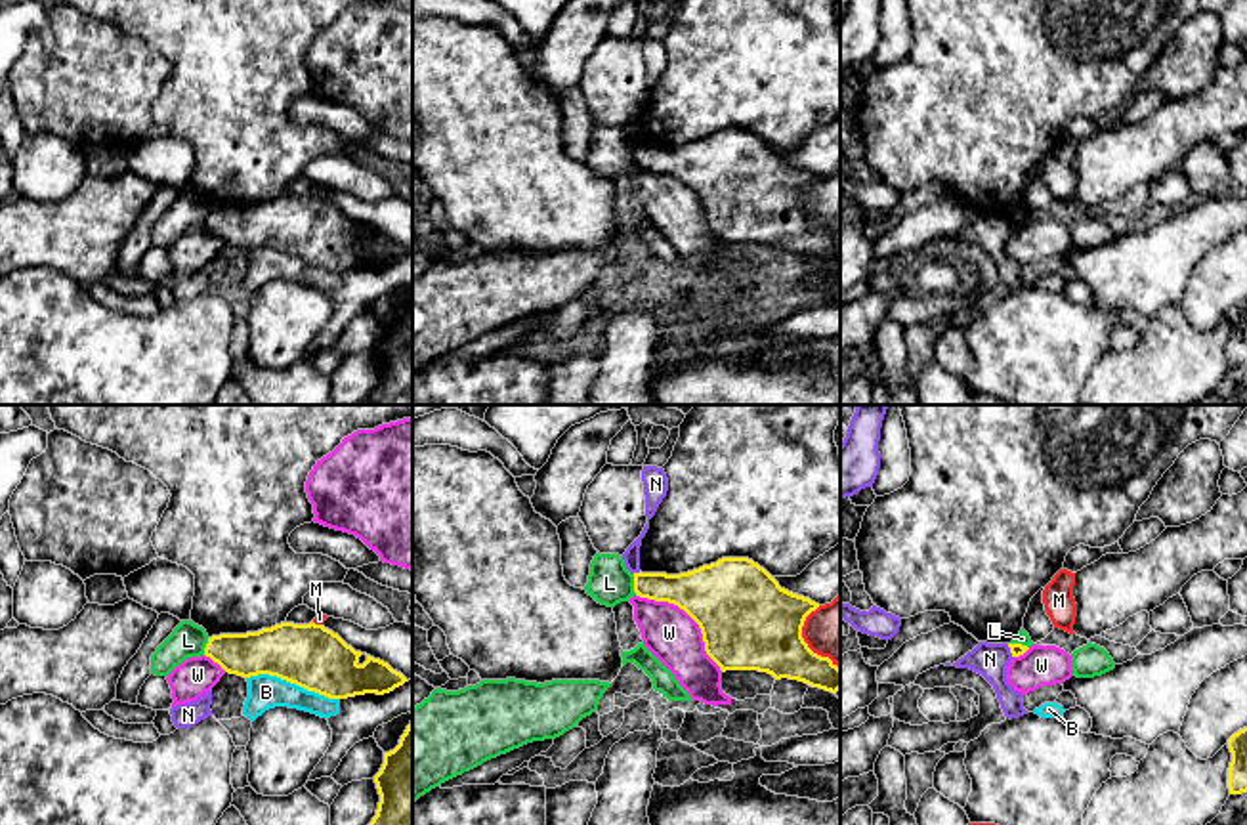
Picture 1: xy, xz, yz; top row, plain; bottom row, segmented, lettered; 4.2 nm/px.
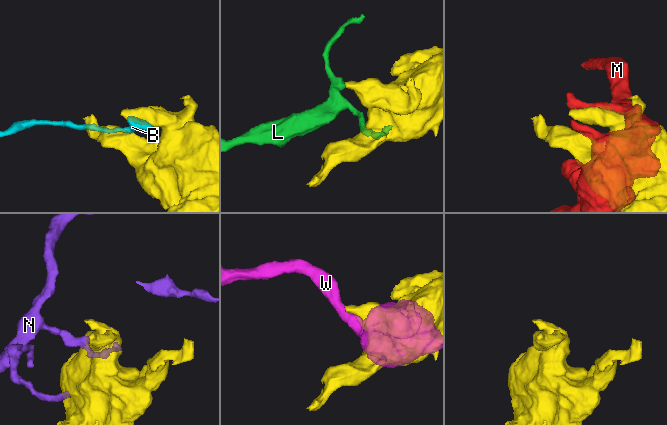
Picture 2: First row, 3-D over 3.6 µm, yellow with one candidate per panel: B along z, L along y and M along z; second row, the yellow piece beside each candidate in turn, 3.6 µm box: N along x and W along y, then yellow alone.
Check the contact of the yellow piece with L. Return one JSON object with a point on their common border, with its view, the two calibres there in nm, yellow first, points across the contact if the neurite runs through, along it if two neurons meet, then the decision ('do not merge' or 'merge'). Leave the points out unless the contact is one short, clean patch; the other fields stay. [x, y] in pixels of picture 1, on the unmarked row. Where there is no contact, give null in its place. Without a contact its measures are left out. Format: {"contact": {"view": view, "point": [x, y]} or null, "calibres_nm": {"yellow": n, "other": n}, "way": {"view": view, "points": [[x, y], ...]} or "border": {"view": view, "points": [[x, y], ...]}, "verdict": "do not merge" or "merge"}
{"contact": {"view": "xz", "point": [634, 157]}, "calibres_nm": {"yellow": 170, "other": 190}, "border": {"view": "xz", "points": [[633, 146], [633, 163], [636, 167]]}, "verdict": "do not merge"}

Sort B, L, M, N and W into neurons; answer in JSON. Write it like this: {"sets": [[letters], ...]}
{"sets": [["B"], ["L"], ["M"], ["N"], ["W"]]}

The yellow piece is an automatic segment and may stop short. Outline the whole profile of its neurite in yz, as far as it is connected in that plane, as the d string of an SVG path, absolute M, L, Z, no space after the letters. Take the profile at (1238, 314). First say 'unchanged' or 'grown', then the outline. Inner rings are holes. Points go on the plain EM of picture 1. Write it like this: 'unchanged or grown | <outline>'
unchanged | M1247 300L1239 302L1228 311L1232 334L1228 340L1230 367L1247 365Z

